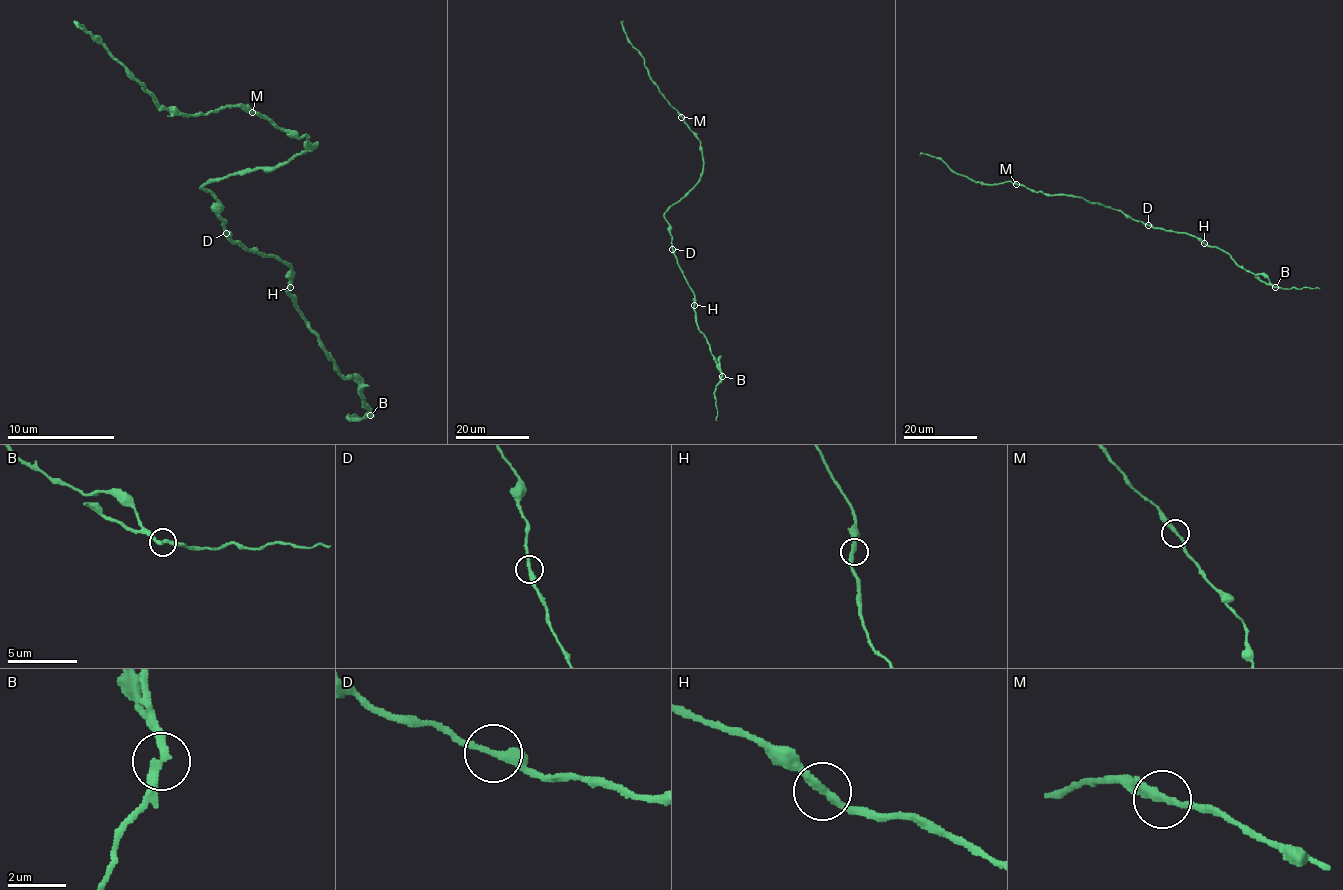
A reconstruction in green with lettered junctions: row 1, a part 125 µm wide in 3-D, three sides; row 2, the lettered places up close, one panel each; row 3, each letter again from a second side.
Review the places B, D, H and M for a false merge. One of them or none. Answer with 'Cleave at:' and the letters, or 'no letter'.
Cleave at: B

